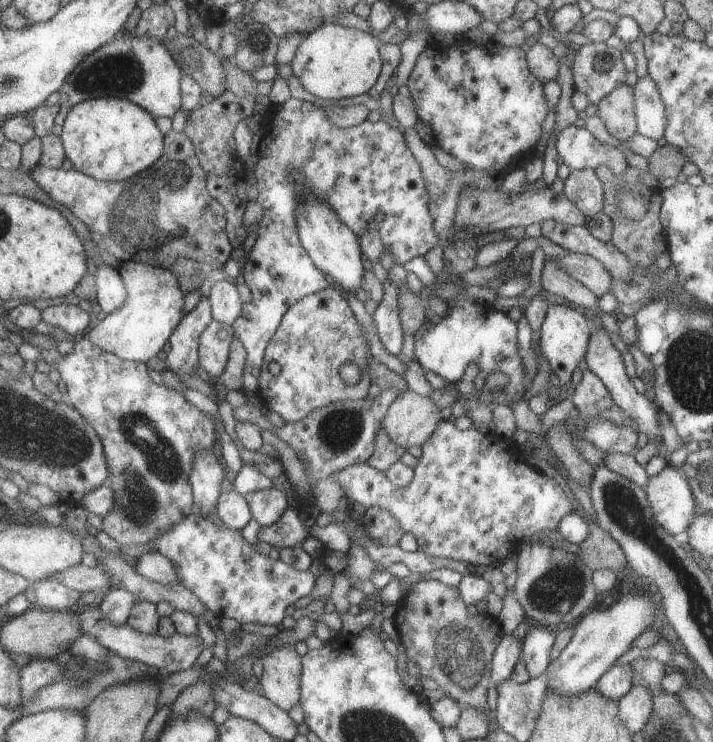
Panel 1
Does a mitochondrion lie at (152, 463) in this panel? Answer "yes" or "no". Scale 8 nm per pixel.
yes

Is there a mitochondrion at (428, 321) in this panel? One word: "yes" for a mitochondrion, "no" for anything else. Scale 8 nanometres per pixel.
no

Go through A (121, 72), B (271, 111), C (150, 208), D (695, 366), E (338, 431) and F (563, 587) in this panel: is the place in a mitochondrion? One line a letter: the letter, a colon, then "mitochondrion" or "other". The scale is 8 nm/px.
A: mitochondrion
B: other
C: mitochondrion
D: mitochondrion
E: mitochondrion
F: mitochondrion

